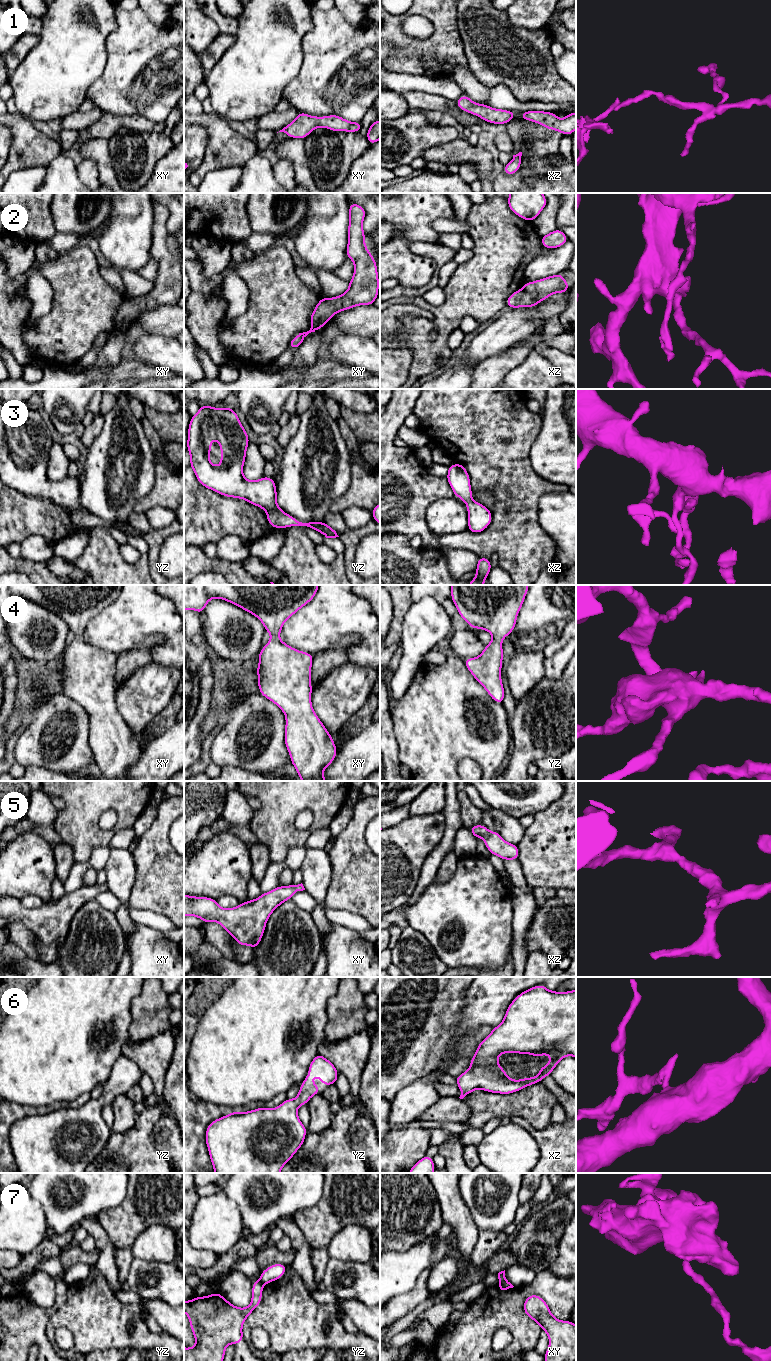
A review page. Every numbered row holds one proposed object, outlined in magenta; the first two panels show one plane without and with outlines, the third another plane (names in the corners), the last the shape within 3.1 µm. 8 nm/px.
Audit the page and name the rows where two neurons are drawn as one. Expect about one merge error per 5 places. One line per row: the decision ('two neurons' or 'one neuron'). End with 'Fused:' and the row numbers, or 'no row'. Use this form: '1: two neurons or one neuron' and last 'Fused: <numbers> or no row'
1: one neuron
2: one neuron
3: one neuron
4: one neuron
5: one neuron
6: one neuron
7: two neurons
Fused: 7

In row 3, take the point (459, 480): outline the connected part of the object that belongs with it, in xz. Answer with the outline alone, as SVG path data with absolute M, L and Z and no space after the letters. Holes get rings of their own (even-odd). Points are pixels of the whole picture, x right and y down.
M451 464L448 467L446 476L454 496L457 496L466 503L468 511L468 531L480 533L491 523L493 517L490 510L480 502L472 500L472 489L470 476L463 464Z

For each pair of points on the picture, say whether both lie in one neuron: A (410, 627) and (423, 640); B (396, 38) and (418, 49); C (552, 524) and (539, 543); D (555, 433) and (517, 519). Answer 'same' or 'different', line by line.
A: same
B: same
C: different
D: different

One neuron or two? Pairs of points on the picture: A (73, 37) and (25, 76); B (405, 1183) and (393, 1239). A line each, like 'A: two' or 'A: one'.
A: one
B: one

